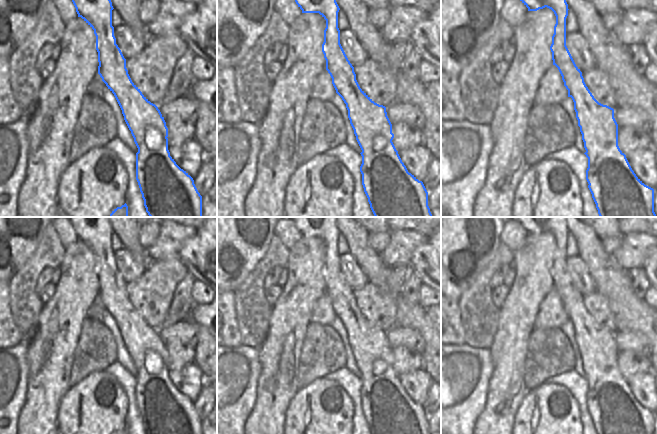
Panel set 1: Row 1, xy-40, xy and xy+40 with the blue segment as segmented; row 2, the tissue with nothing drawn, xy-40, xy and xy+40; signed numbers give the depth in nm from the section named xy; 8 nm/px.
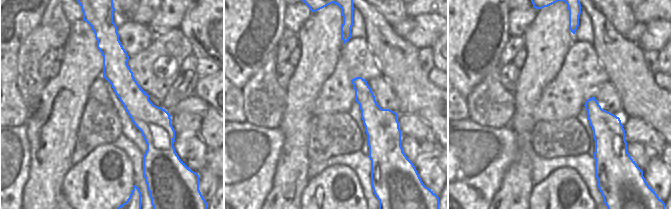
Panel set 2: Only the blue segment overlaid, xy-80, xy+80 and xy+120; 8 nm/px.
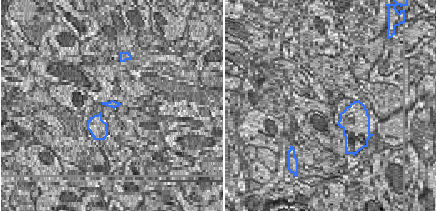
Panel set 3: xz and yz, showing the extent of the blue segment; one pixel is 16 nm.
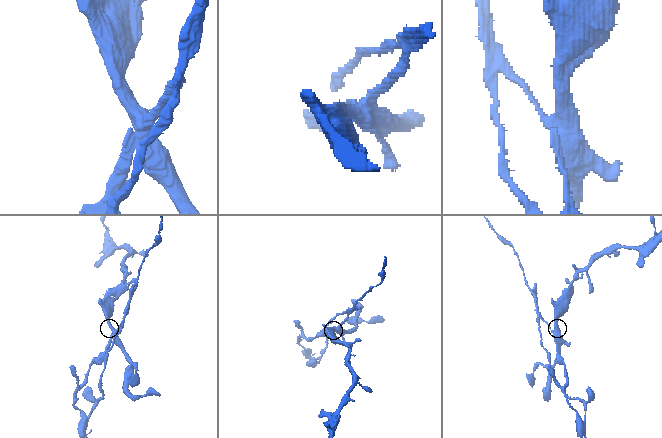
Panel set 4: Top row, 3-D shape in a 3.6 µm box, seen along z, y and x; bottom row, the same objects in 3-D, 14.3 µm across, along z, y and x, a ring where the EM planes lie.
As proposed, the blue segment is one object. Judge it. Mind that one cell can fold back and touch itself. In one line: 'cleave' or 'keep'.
cleave

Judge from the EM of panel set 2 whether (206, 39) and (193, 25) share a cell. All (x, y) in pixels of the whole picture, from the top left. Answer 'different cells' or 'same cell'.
same cell

